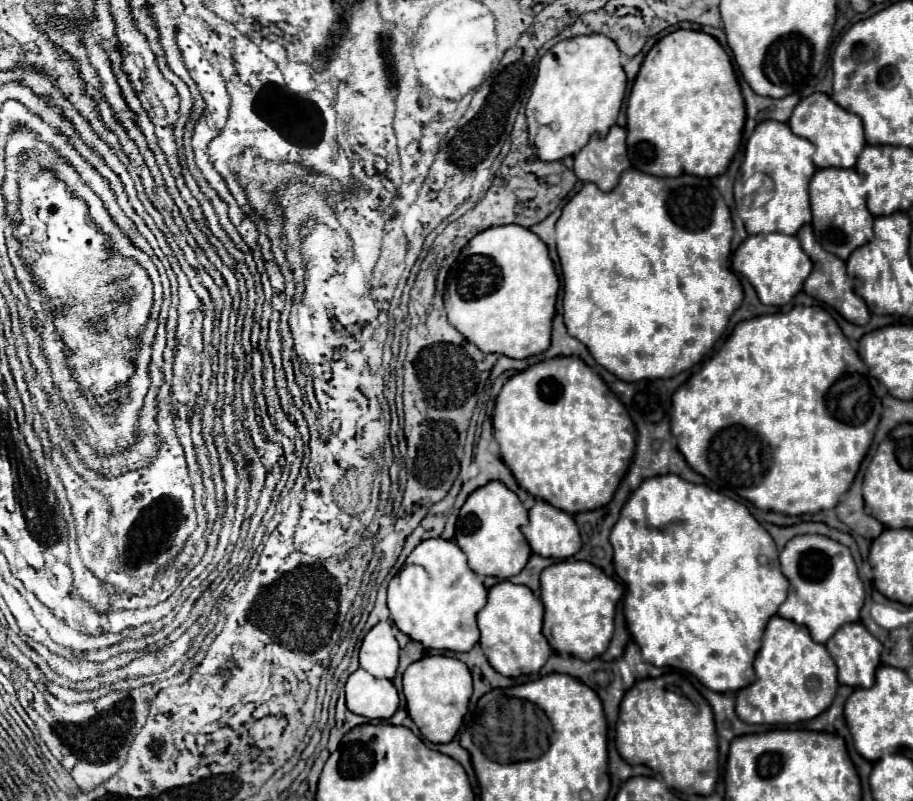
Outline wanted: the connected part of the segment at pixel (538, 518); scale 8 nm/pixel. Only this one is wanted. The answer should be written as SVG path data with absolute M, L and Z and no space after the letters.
M536 500L530 508L530 522L522 526L522 534L532 552L544 558L566 560L582 548L574 518L544 500Z

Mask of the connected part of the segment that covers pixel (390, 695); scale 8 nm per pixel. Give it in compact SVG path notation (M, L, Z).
M358 668L346 682L346 706L350 712L370 720L388 720L398 708L398 690L386 678L374 678Z

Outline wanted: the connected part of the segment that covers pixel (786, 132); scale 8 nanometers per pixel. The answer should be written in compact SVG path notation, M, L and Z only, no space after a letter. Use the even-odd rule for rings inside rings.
M764 120L754 128L754 132L746 144L744 162L742 162L740 176L738 176L736 188L734 188L738 214L744 220L748 234L762 234L762 232L796 234L804 224L810 224L812 214L810 214L810 200L808 200L808 182L816 170L816 166L812 162L812 154L814 154L814 144L808 142L806 138L796 136L790 130L790 126L784 122ZM756 172L764 172L774 180L774 198L768 204L764 204L762 208L742 210L740 208L740 200L742 200L740 188L742 188L744 180L748 180Z

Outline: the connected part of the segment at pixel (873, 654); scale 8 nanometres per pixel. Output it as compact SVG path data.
M862 622L842 626L826 648L838 666L838 682L854 688L870 688L874 670L880 664L882 644L866 630Z

